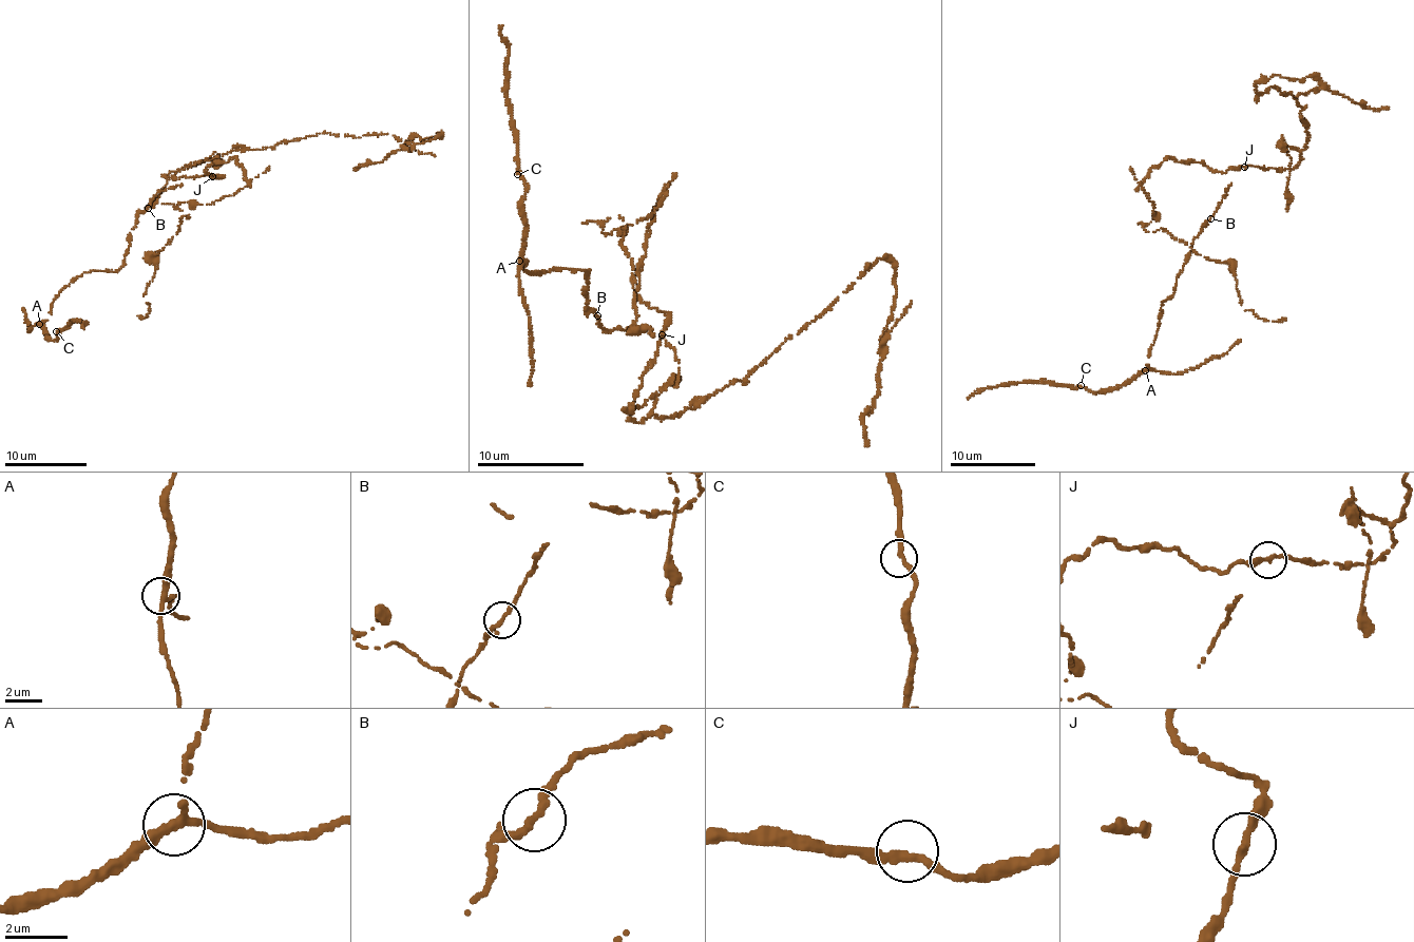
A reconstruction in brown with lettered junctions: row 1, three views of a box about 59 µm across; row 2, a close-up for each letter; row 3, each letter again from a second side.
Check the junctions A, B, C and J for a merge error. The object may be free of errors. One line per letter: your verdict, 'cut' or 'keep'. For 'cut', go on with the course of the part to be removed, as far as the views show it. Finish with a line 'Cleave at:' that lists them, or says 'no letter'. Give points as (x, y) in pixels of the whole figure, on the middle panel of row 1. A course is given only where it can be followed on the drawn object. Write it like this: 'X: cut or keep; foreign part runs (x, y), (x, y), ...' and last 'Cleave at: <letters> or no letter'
A: keep
B: keep
C: keep
J: cut; foreign part runs (662, 333), (631, 404), (636, 422), (744, 381), (890, 257), (892, 320), (877, 397), (863, 417), (867, 446)
Cleave at: J

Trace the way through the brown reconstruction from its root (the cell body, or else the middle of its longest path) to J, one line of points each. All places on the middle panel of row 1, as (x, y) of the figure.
J: (655, 352), (662, 333)

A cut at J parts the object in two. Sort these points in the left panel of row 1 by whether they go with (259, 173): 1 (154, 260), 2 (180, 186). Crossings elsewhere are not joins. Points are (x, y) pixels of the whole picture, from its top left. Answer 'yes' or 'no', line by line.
1: yes
2: no

